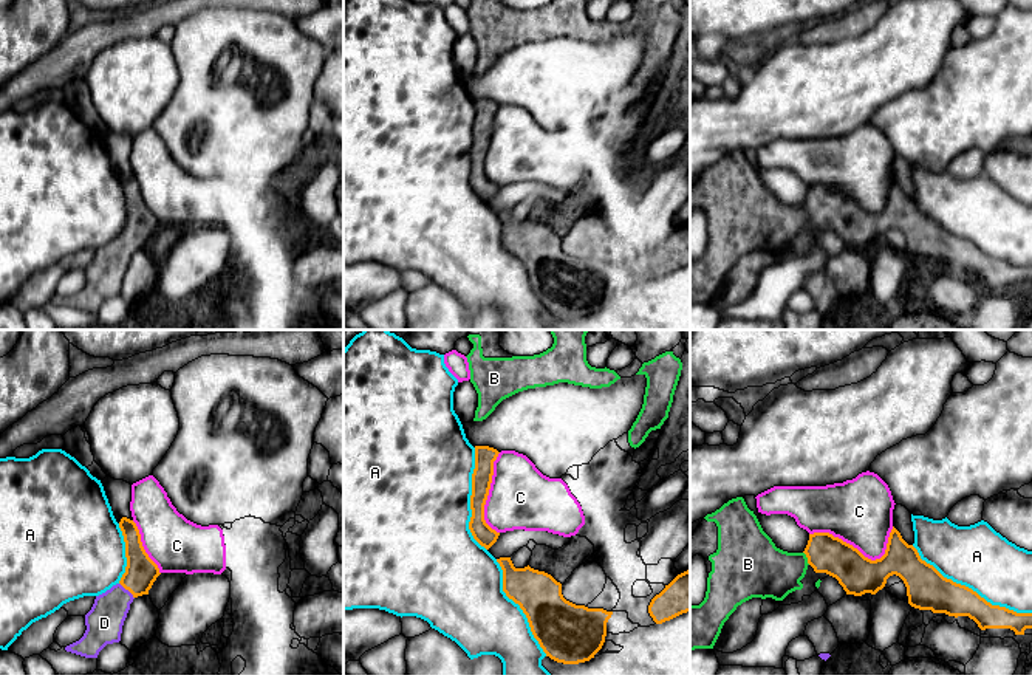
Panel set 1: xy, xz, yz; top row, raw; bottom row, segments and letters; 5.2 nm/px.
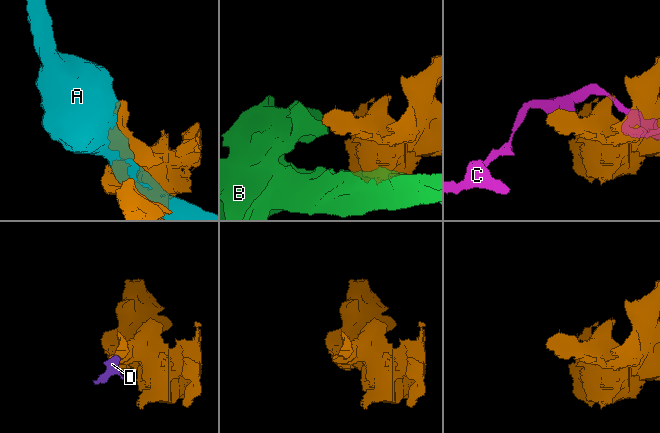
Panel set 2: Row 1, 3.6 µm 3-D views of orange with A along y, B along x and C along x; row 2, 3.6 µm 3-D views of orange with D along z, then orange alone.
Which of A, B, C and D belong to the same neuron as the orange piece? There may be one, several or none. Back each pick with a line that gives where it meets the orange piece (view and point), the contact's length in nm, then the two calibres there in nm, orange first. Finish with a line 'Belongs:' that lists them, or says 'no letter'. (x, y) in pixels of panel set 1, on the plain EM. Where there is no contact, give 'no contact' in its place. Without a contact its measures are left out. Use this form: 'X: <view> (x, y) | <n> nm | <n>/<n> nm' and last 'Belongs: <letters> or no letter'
D: xy (127, 242) | 120 nm | 170/190 nm
Belongs: D

